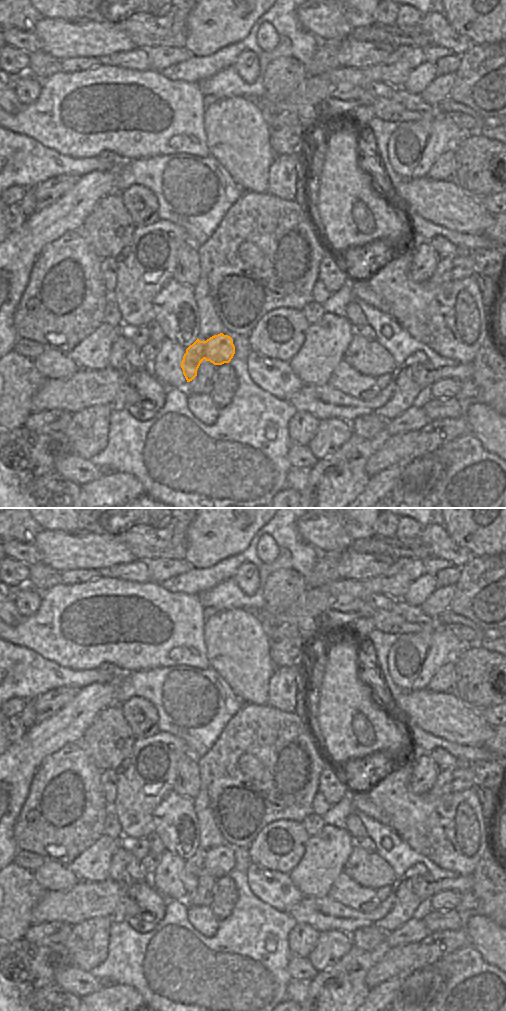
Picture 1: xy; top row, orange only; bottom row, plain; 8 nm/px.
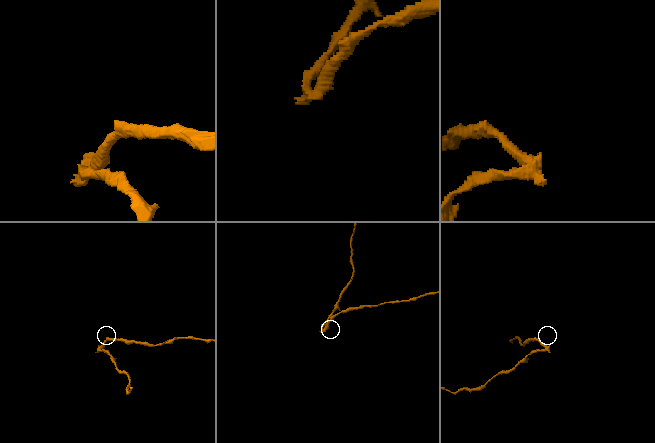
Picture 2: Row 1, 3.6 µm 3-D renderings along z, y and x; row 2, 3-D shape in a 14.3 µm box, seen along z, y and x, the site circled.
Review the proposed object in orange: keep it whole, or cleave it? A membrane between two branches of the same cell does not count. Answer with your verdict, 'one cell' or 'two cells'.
two cells

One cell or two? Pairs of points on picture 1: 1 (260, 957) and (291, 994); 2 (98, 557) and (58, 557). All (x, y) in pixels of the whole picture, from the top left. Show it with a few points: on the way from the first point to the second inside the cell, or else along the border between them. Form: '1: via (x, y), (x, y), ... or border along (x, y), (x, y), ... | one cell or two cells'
1: border along (291, 979), (287, 986), (284, 1000) | two cells
2: via (88, 557), (68, 557) | one cell

